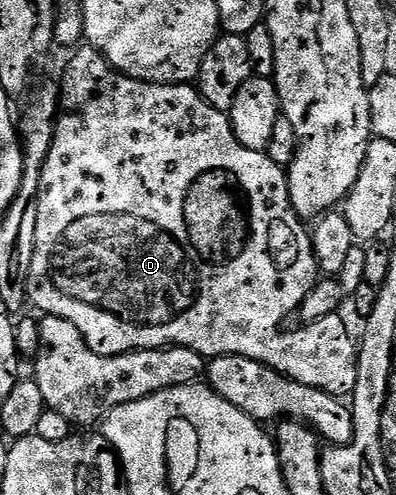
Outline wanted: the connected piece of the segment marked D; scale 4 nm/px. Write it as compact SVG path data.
M89 44L77 47L71 54L74 55L71 56L70 63L66 66L66 75L63 76L62 82L60 81L60 113L57 122L54 123L54 139L50 145L48 160L44 160L44 168L40 176L38 215L36 216L36 252L32 256L32 272L28 276L29 305L31 307L35 306L38 310L43 310L41 312L43 315L52 318L63 318L72 324L76 324L76 328L80 328L80 336L84 336L88 348L92 348L92 352L96 352L100 356L130 354L134 350L156 350L168 346L187 346L207 360L219 358L225 354L235 354L236 356L251 358L257 362L262 362L266 366L270 366L274 370L280 371L287 378L296 380L300 384L308 384L312 388L320 388L324 392L331 394L333 398L345 399L347 396L353 395L356 388L356 380L358 379L359 347L356 345L356 338L353 338L346 331L346 326L342 323L343 315L341 313L329 314L315 322L305 323L301 327L303 330L294 330L291 334L281 334L282 325L285 324L286 317L289 314L293 315L297 311L298 305L306 299L308 292L312 292L312 288L318 283L320 274L318 261L314 259L314 243L311 231L308 229L307 223L298 217L298 214L294 211L293 204L290 203L290 183L287 171L281 165L274 163L266 152L244 148L244 144L240 144L240 140L236 140L236 136L232 132L229 113L212 108L212 104L208 104L203 100L202 95L198 93L193 85L136 80L132 76L122 74L99 50L94 49Z

